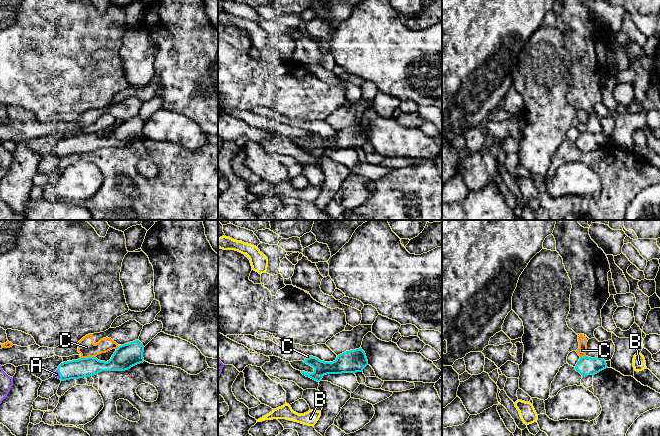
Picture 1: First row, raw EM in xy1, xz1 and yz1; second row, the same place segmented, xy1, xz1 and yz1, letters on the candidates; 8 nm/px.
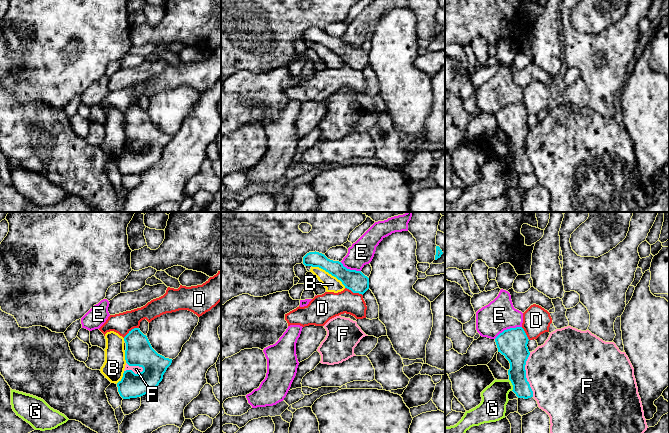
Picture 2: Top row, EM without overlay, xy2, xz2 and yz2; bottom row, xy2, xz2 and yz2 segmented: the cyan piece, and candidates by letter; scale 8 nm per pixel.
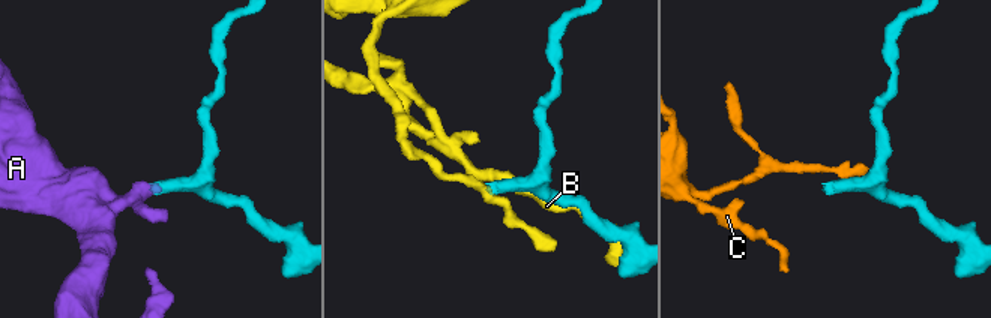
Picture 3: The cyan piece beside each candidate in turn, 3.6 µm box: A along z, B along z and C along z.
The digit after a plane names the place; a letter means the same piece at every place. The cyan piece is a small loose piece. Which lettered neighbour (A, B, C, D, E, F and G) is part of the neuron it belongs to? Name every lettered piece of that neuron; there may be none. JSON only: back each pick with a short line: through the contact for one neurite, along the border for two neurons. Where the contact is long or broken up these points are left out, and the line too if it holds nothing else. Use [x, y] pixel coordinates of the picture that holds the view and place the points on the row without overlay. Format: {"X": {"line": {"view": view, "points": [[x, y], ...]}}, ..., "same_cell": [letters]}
{"same_cell": ["A"]}

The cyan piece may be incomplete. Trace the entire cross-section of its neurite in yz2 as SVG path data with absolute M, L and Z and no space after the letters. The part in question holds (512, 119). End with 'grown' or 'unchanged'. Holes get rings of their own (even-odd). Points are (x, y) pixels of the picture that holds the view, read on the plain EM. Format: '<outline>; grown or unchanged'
M522 103L504 106L496 114L498 128L505 132L510 139L509 156L513 161L513 168L518 174L533 173L533 167L526 154L525 141L530 131L528 113Z; unchanged

